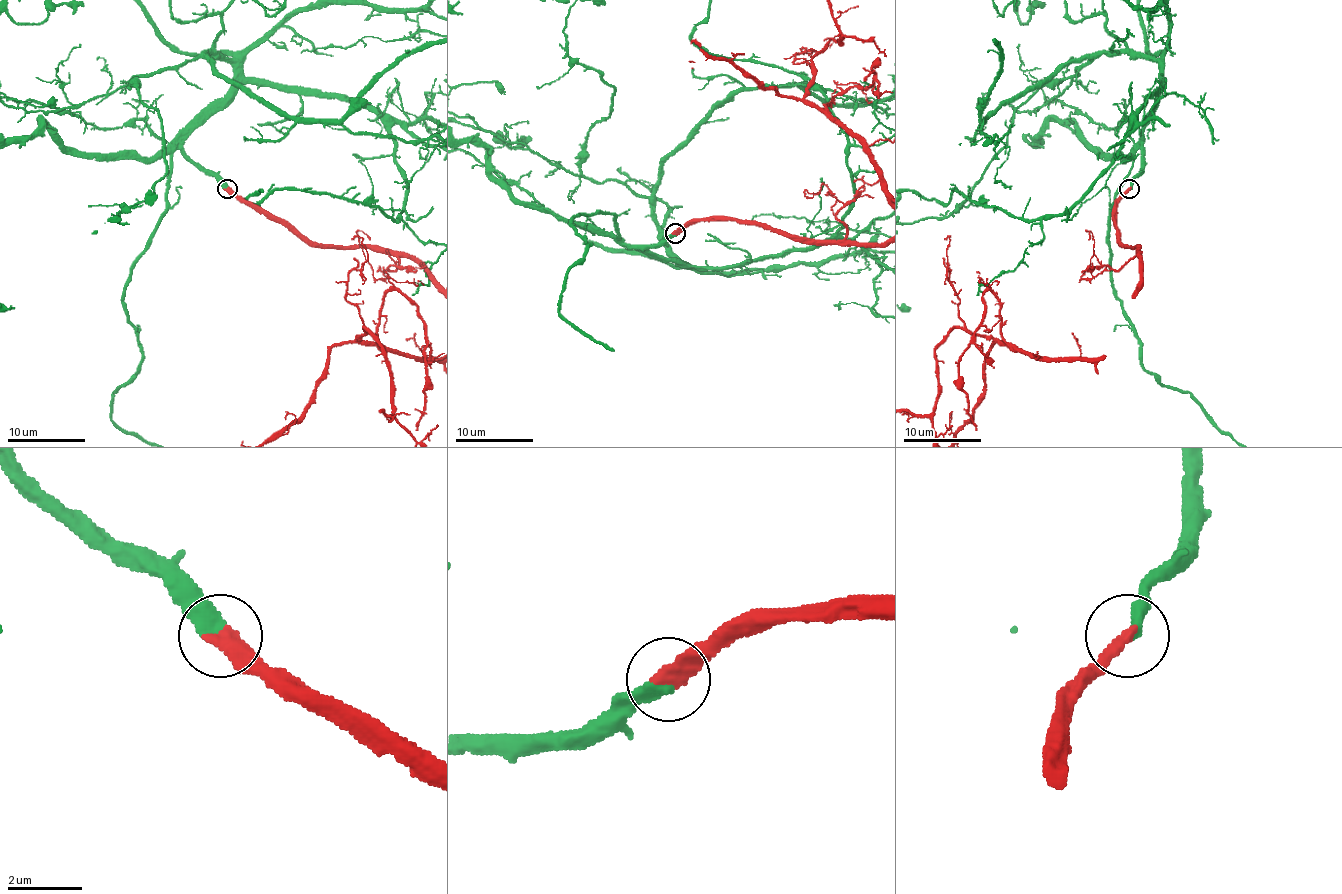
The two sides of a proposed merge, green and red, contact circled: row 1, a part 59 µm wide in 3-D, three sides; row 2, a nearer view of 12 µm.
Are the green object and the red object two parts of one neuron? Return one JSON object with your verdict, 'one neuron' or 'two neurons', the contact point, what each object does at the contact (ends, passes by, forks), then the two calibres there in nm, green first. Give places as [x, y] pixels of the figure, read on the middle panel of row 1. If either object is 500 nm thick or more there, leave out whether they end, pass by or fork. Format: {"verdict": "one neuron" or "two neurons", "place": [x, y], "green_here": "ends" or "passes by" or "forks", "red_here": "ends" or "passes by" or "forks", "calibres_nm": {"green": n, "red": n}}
{"verdict": "one neuron", "place": [675, 233], "green_here": "ends", "red_here": "ends", "calibres_nm": {"green": 420, "red": 460}}

